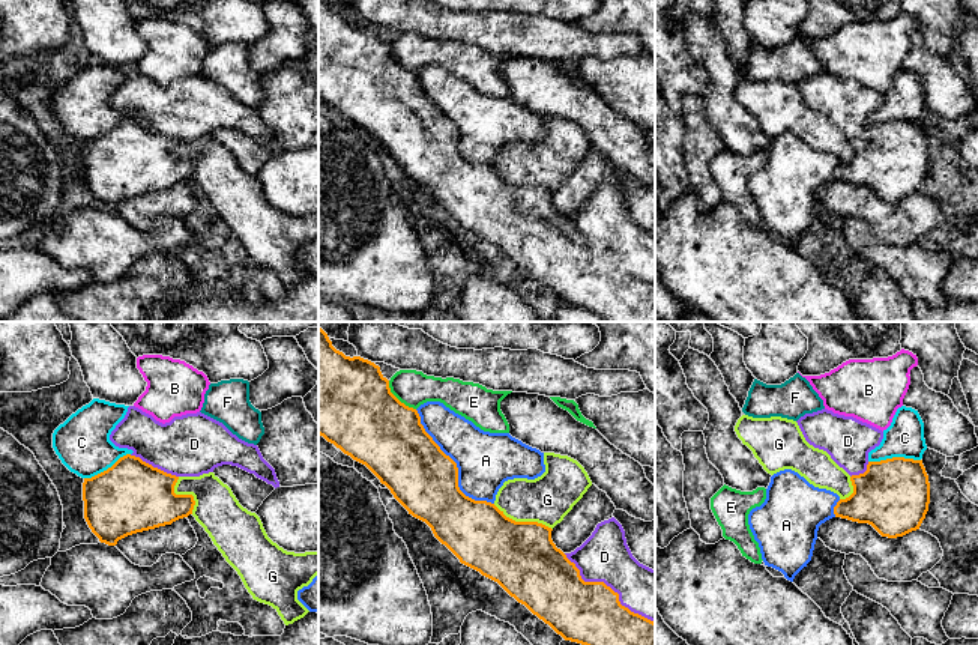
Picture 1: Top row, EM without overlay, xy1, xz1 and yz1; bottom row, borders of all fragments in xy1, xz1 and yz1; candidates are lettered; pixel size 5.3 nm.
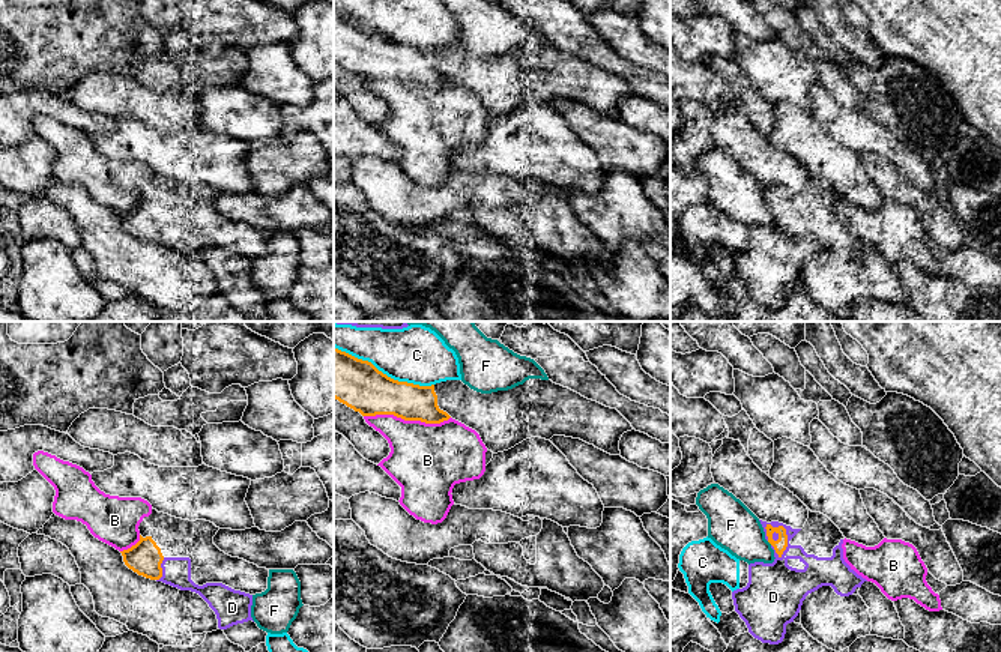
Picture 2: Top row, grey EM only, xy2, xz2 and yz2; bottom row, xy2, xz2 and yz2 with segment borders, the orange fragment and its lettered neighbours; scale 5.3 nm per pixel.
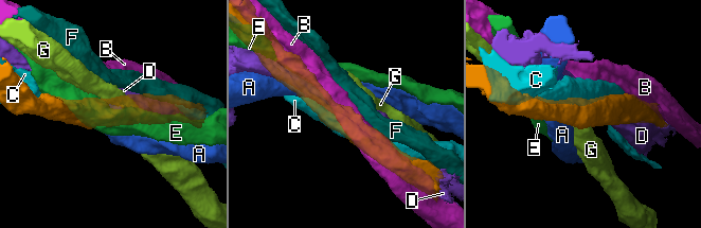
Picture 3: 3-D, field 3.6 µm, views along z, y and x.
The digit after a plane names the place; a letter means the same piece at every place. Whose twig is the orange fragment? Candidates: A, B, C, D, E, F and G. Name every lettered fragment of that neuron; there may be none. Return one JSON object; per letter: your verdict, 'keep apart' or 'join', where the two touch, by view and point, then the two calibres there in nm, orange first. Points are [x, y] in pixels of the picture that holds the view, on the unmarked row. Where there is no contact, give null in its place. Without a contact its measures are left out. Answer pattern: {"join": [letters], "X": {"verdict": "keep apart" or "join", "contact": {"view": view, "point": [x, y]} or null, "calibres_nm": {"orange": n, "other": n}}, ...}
{"join": [], "A": {"verdict": "keep apart", "contact": {"view": "xz1", "point": [455, 130]}, "calibres_nm": {"orange": 360, "other": 300}}, "B": {"verdict": "keep apart", "contact": {"view": "xz2", "point": [408, 83]}, "calibres_nm": {"orange": 240, "other": 400}}, "C": {"verdict": "keep apart", "contact": {"view": "xz2", "point": [382, 36]}, "calibres_nm": {"orange": 260, "other": 260}}, "D": {"verdict": "keep apart", "contact": {"view": "xz1", "point": [609, 250]}, "calibres_nm": {"orange": 340, "other": 280}}, "E": {"verdict": "keep apart", "contact": {"view": "xz1", "point": [397, 62]}, "calibres_nm": {"orange": 460, "other": 190}}, "F": {"verdict": "keep apart", "contact": {"view": "yz2", "point": [770, 206]}, "calibres_nm": {"orange": 70, "other": 260}}, "G": {"verdict": "keep apart", "contact": {"view": "xz1", "point": [523, 185]}, "calibres_nm": {"orange": 380, "other": 260}}}

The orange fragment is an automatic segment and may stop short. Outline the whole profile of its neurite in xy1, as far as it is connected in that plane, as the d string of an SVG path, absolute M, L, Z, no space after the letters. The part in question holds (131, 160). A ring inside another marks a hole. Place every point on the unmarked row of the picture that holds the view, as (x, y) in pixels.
M126 117L107 134L84 141L84 182L99 204L108 209L116 209L128 198L171 188L192 177L195 168L192 158L174 156L177 143L179 140L153 131L140 120Z

